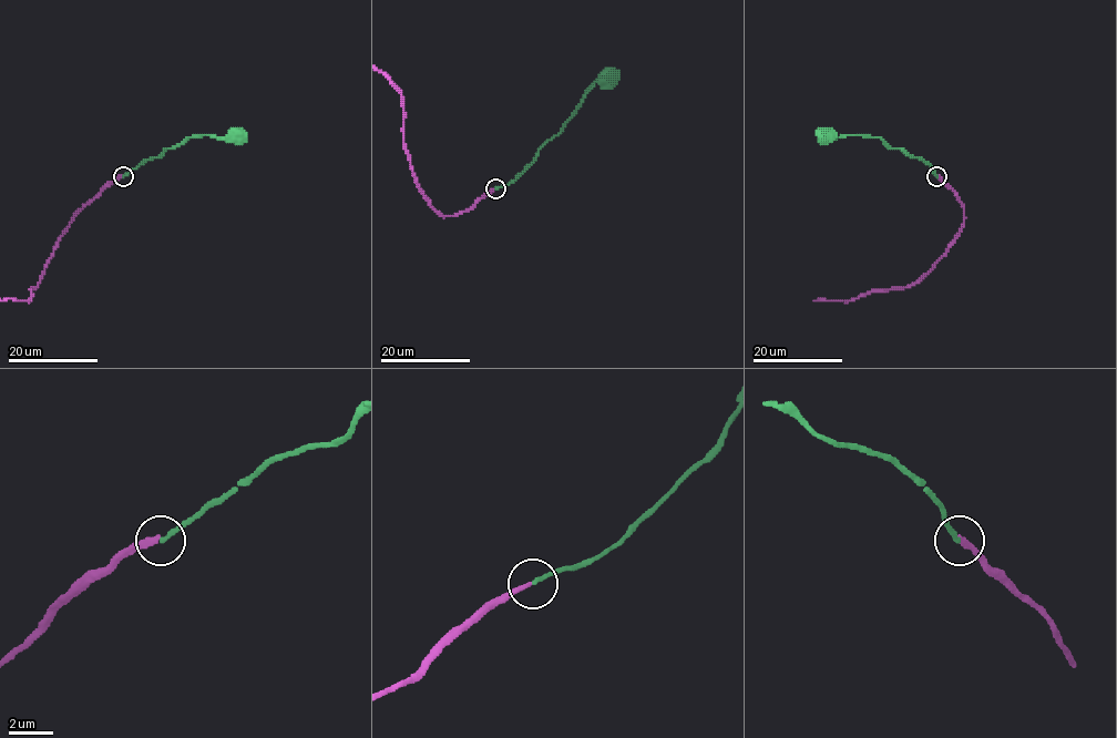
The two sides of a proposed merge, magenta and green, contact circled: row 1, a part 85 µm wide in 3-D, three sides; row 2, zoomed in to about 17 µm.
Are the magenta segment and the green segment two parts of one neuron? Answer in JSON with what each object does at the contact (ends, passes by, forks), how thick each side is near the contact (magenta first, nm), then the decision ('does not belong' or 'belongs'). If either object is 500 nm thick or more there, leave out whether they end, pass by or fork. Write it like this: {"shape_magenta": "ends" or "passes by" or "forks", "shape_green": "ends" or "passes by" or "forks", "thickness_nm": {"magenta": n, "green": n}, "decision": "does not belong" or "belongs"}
{"shape_magenta": "ends", "shape_green": "ends", "thickness_nm": {"magenta": 240, "green": 180}, "decision": "does not belong"}

